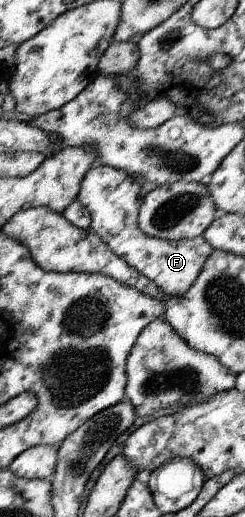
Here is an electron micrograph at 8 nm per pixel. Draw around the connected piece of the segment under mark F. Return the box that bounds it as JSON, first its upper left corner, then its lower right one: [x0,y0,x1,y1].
[77,164,214,297]

